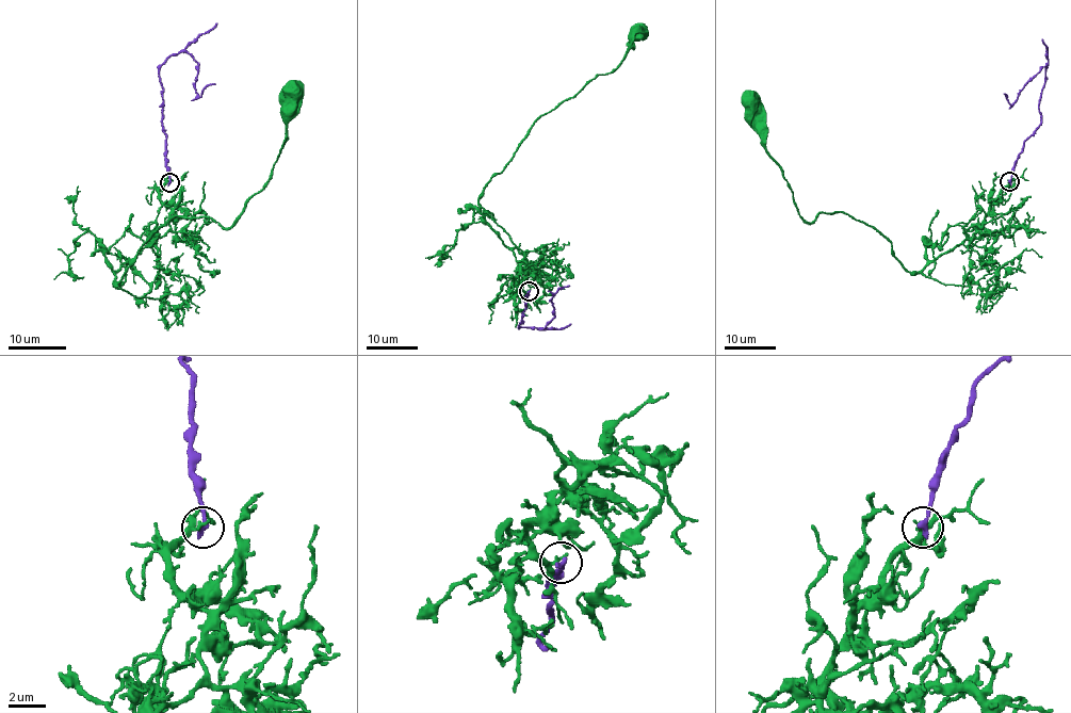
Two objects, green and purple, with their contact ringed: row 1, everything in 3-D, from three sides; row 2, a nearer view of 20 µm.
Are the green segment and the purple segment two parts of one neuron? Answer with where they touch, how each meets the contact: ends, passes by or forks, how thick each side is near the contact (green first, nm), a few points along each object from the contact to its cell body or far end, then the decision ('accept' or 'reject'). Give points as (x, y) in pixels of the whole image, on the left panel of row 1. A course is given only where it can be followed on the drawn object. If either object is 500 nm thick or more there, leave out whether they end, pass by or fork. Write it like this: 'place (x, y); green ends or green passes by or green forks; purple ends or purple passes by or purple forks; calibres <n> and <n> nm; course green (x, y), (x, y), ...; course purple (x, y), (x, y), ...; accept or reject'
place (169, 182); green passes by; purple ends; calibres 260 and 320 nm; course green (168, 182), (159, 193), (168, 229), (114, 282), (171, 217), (237, 220), (285, 146), (290, 93); course purple (168, 182), (159, 68), (172, 55), (188, 52), (197, 64), (195, 88), (197, 94), (215, 84); reject

